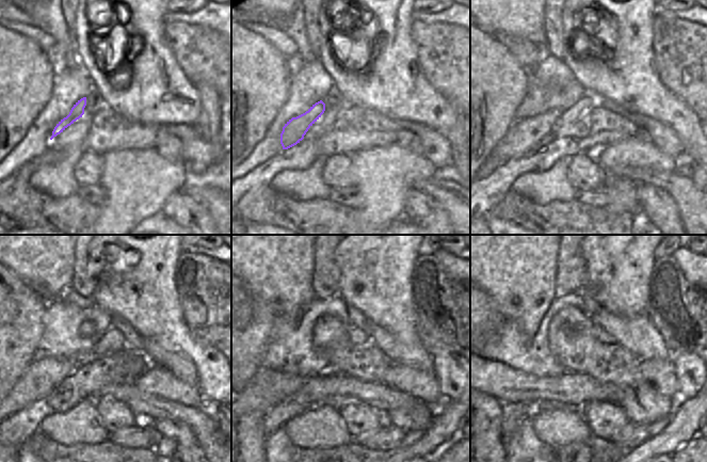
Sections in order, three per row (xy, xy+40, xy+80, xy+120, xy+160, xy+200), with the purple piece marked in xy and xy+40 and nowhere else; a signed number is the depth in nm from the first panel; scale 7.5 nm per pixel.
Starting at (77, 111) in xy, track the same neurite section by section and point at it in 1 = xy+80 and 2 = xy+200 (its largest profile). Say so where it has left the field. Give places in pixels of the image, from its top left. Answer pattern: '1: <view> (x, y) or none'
1: xy+80 (523, 134)
2: xy+200 (528, 382)

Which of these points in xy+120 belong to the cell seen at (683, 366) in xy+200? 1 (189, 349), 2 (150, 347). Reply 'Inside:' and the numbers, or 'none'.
Inside: 1

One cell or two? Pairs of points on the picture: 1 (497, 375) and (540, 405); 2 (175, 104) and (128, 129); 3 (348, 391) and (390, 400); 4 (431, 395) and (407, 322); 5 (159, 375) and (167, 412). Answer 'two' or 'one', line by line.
1: two
2: two
3: one
4: two
5: two

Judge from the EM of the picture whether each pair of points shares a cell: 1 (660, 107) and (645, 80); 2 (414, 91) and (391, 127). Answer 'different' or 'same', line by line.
1: same
2: different

